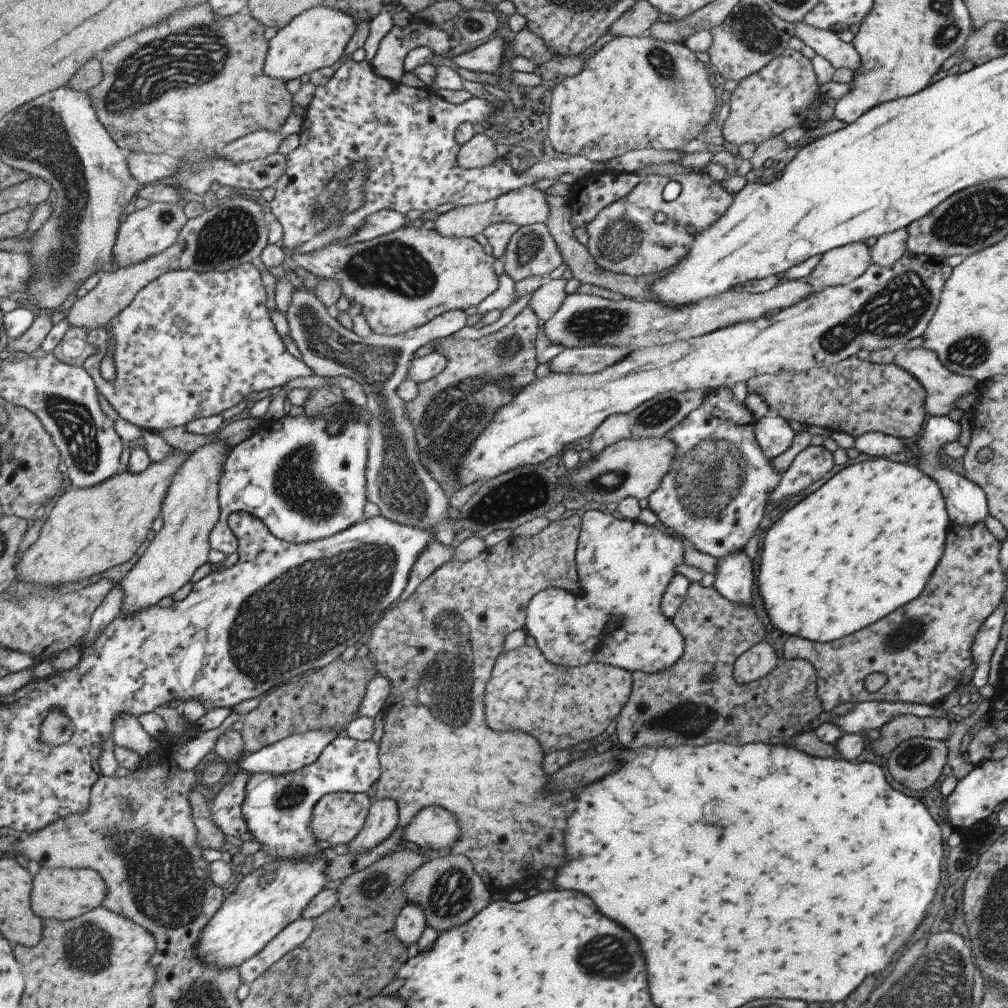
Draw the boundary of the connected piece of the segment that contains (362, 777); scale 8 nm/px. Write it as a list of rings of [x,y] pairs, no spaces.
[[[337,736],[333,743],[322,752],[317,763],[306,766],[298,771],[284,775],[272,775],[269,773],[253,773],[247,783],[246,797],[242,804],[242,813],[248,824],[248,832],[253,840],[259,842],[260,849],[266,854],[274,856],[274,860],[303,861],[308,857],[323,855],[326,846],[312,831],[314,822],[314,808],[319,800],[329,793],[366,793],[371,784],[379,776],[379,764],[377,763],[377,748],[371,740],[356,741],[347,736]]]

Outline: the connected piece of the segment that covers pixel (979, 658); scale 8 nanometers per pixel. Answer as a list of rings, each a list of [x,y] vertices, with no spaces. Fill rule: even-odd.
[[[1000,601],[999,606],[994,611],[991,611],[987,618],[982,620],[980,627],[975,631],[975,636],[970,646],[970,655],[975,668],[973,669],[970,683],[977,688],[981,688],[987,682],[990,653],[997,646],[1004,611],[1005,609]]]

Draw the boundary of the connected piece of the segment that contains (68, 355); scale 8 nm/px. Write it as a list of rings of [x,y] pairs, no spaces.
[[[73,326],[67,330],[65,338],[57,344],[57,348],[51,352],[52,355],[64,364],[81,367],[86,358],[95,353],[95,346],[90,346],[87,334],[79,327]]]

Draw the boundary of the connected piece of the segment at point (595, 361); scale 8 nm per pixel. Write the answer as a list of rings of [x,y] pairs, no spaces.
[[[584,346],[563,349],[548,362],[550,373],[566,375],[599,372],[622,359],[629,351],[601,346]]]

